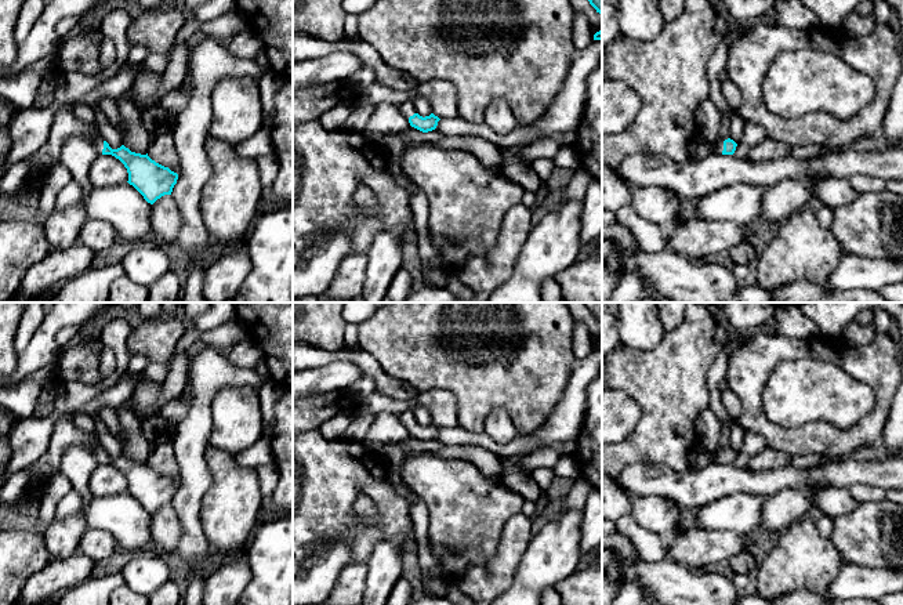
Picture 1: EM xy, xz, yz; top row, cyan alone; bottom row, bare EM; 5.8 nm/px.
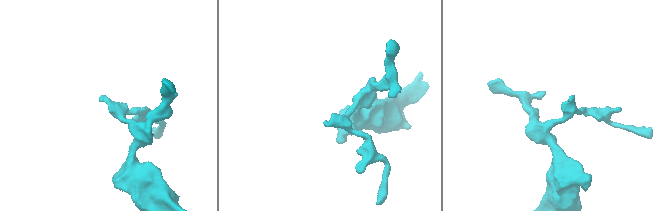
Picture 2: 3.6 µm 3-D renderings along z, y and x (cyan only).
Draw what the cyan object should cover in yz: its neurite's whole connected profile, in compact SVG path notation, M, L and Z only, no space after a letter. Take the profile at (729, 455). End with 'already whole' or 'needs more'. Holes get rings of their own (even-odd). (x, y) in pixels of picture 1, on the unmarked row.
M710 407L703 410L695 424L697 443L712 456L714 463L733 464L737 453L730 448L722 449L719 446L721 425L722 423Z; needs more

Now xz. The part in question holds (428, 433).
M406 410L399 413L402 423L409 428L409 432L411 436L423 441L423 442L428 442L436 438L438 431L440 430L438 425L435 425L434 423L431 423L429 425L420 425L416 421L416 416L413 413L413 410Z; needs more

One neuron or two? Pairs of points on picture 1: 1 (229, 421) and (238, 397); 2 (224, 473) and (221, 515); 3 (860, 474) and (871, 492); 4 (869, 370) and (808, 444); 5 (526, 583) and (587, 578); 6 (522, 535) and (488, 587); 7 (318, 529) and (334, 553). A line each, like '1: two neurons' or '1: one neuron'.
1: one neuron
2: one neuron
3: two neurons
4: one neuron
5: two neurons
6: one neuron
7: two neurons

